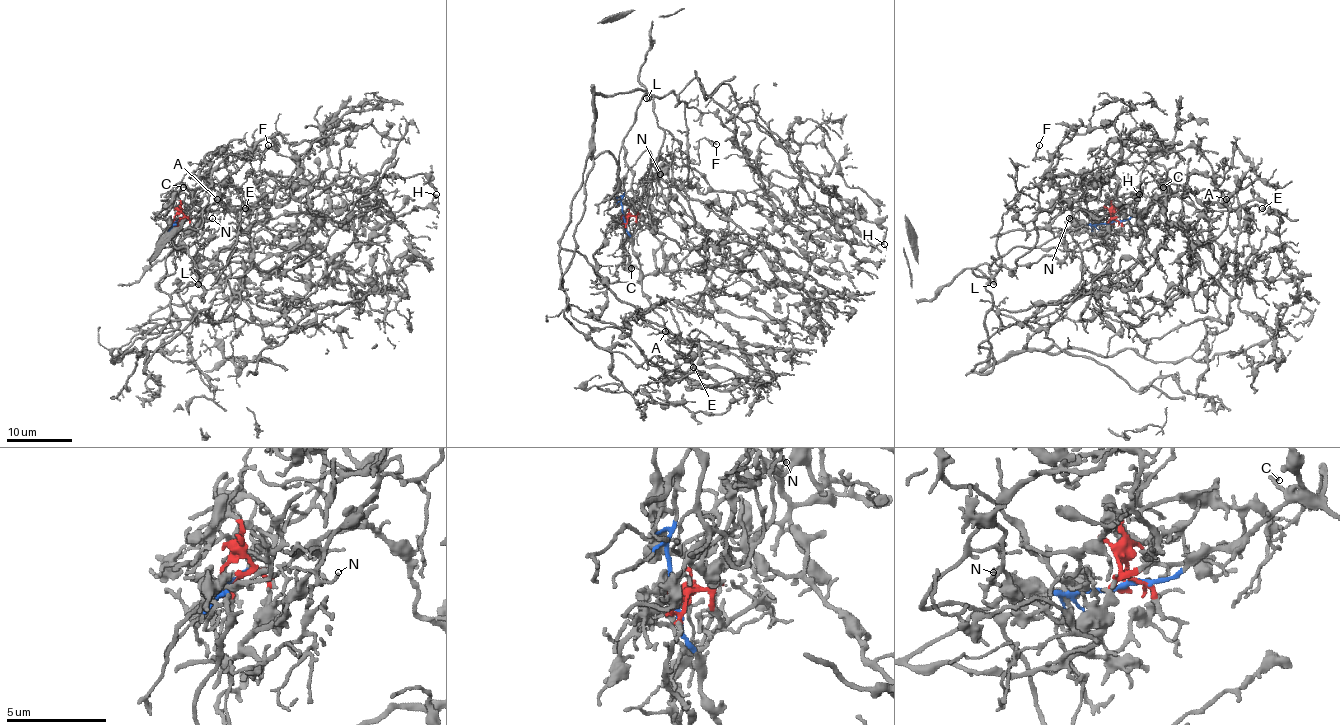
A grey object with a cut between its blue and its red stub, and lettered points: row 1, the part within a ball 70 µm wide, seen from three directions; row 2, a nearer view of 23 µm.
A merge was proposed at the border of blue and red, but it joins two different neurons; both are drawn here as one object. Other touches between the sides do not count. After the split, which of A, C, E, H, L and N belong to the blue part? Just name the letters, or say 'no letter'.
A, C, E, H

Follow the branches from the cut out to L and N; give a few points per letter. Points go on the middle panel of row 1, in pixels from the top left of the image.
L: (623, 215), (638, 212), (629, 206), (633, 169), (624, 159), (623, 138), (646, 98)
N: (623, 215), (634, 215), (644, 182), (657, 173), (661, 174)

